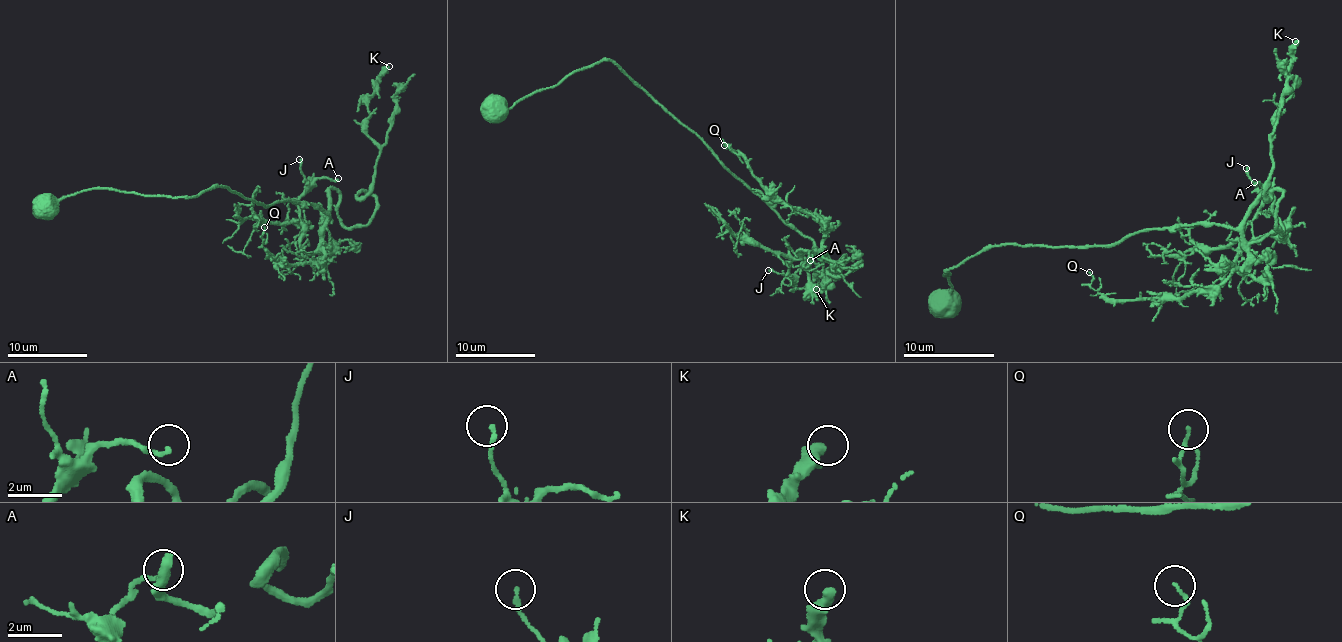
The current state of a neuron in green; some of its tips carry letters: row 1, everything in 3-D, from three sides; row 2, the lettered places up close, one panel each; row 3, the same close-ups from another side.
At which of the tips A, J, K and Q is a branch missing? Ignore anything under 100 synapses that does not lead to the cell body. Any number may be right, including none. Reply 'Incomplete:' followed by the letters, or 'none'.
Incomplete: none

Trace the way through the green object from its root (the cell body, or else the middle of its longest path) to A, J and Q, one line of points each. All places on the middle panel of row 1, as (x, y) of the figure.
A: (495, 110), (497, 119), (571, 74), (615, 61), (824, 251), (799, 250), (788, 276), (810, 260)
J: (495, 110), (497, 119), (571, 74), (615, 61), (824, 251), (799, 250), (790, 277), (768, 270)
Q: (495, 110), (497, 119), (571, 74), (615, 61), (824, 251), (821, 225), (778, 202), (724, 145)

